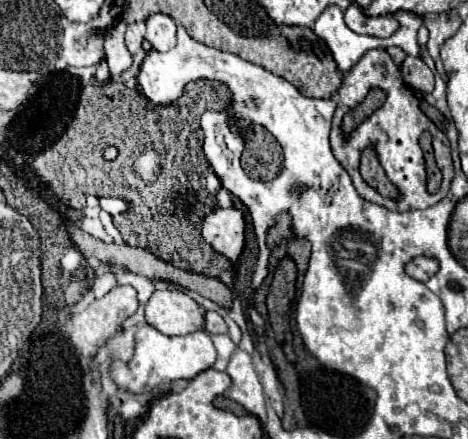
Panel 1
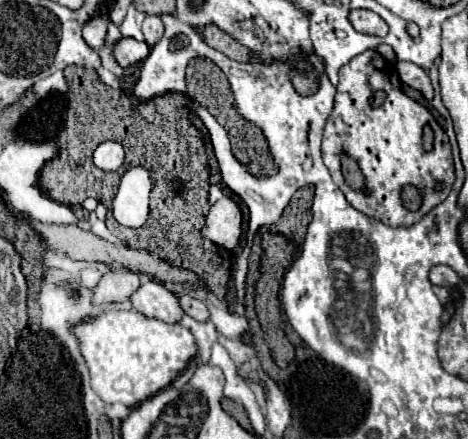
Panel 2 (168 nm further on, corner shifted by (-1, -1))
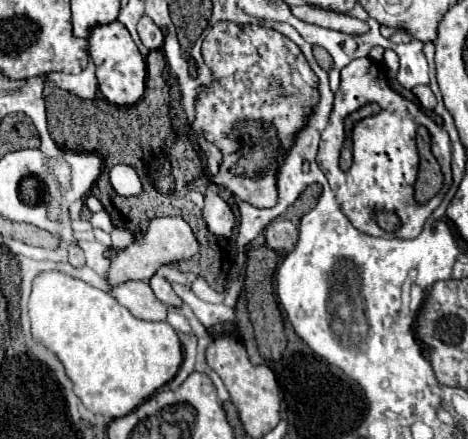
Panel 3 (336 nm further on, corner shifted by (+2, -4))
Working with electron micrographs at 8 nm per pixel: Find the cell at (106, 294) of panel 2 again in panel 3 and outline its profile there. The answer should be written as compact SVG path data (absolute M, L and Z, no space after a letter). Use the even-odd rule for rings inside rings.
M161 217L151 219L147 233L141 241L135 241L131 247L117 251L117 255L111 261L111 269L107 271L109 285L119 285L131 279L149 279L161 265L169 265L175 261L191 259L199 251L199 241L193 235L191 227L181 217Z

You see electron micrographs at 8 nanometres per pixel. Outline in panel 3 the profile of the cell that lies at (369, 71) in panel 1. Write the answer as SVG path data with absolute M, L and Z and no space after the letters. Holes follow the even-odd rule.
M369 57L355 59L341 71L341 87L335 93L335 105L331 111L331 119L327 129L321 135L321 145L317 153L317 163L325 177L329 179L329 185L335 193L337 205L347 215L347 219L353 223L355 229L361 233L373 235L373 237L389 237L377 221L373 219L373 211L389 211L397 213L403 221L401 229L393 233L393 237L399 239L413 239L423 231L423 225L427 217L435 211L435 207L445 197L447 189L452 185L451 170L452 151L450 138L441 127L437 127L415 103L403 99L399 93L395 93L381 69L375 61ZM367 103L377 103L381 107L381 113L361 119L353 129L353 165L347 171L339 169L339 151L345 141L345 119L353 111L361 109ZM421 113L421 123L429 129L433 139L433 155L438 160L442 173L443 185L437 197L429 199L427 205L417 205L413 197L413 181L417 179L419 171L419 155L415 147L415 131L417 131L417 117Z

